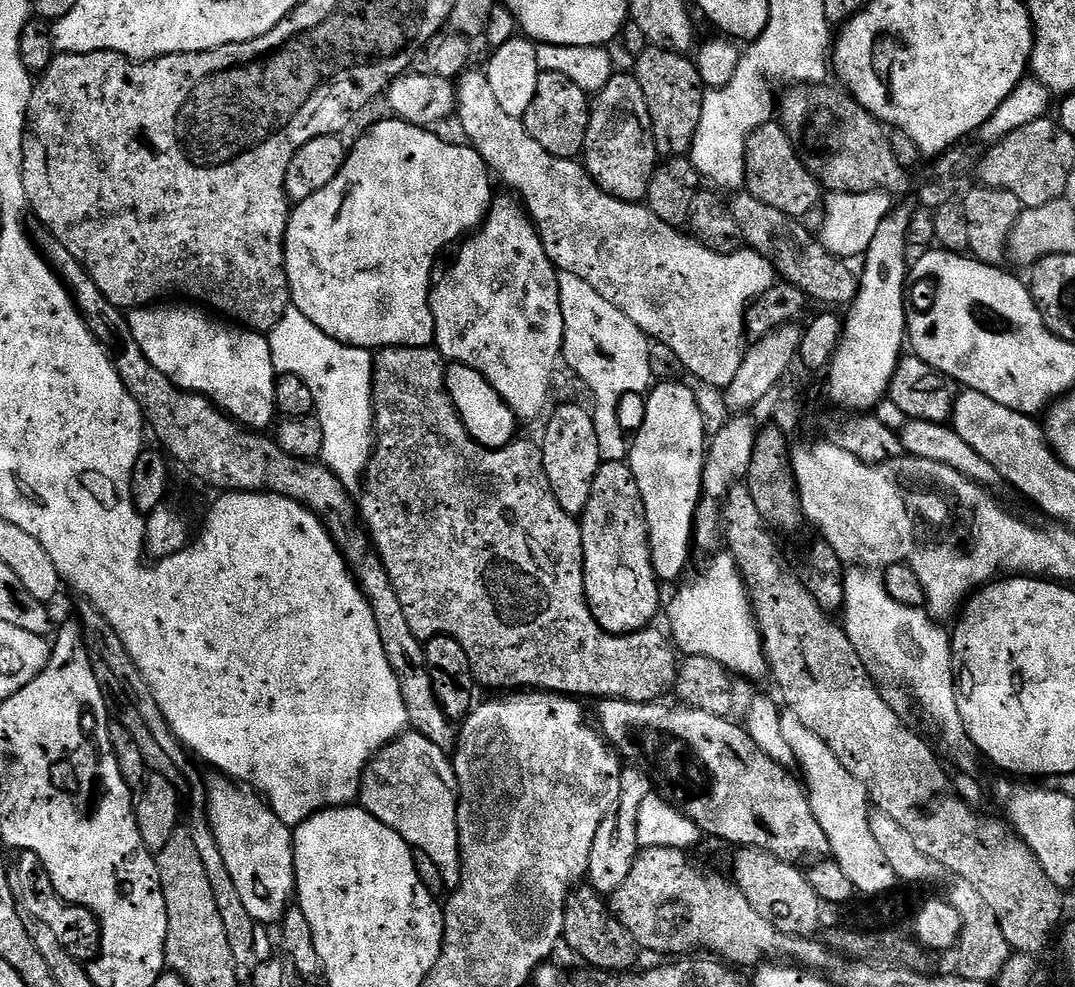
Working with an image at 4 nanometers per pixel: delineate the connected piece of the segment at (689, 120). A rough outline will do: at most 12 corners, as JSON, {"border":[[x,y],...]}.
{"border":[[687,55],[635,57],[656,155],[684,158],[705,87]]}

